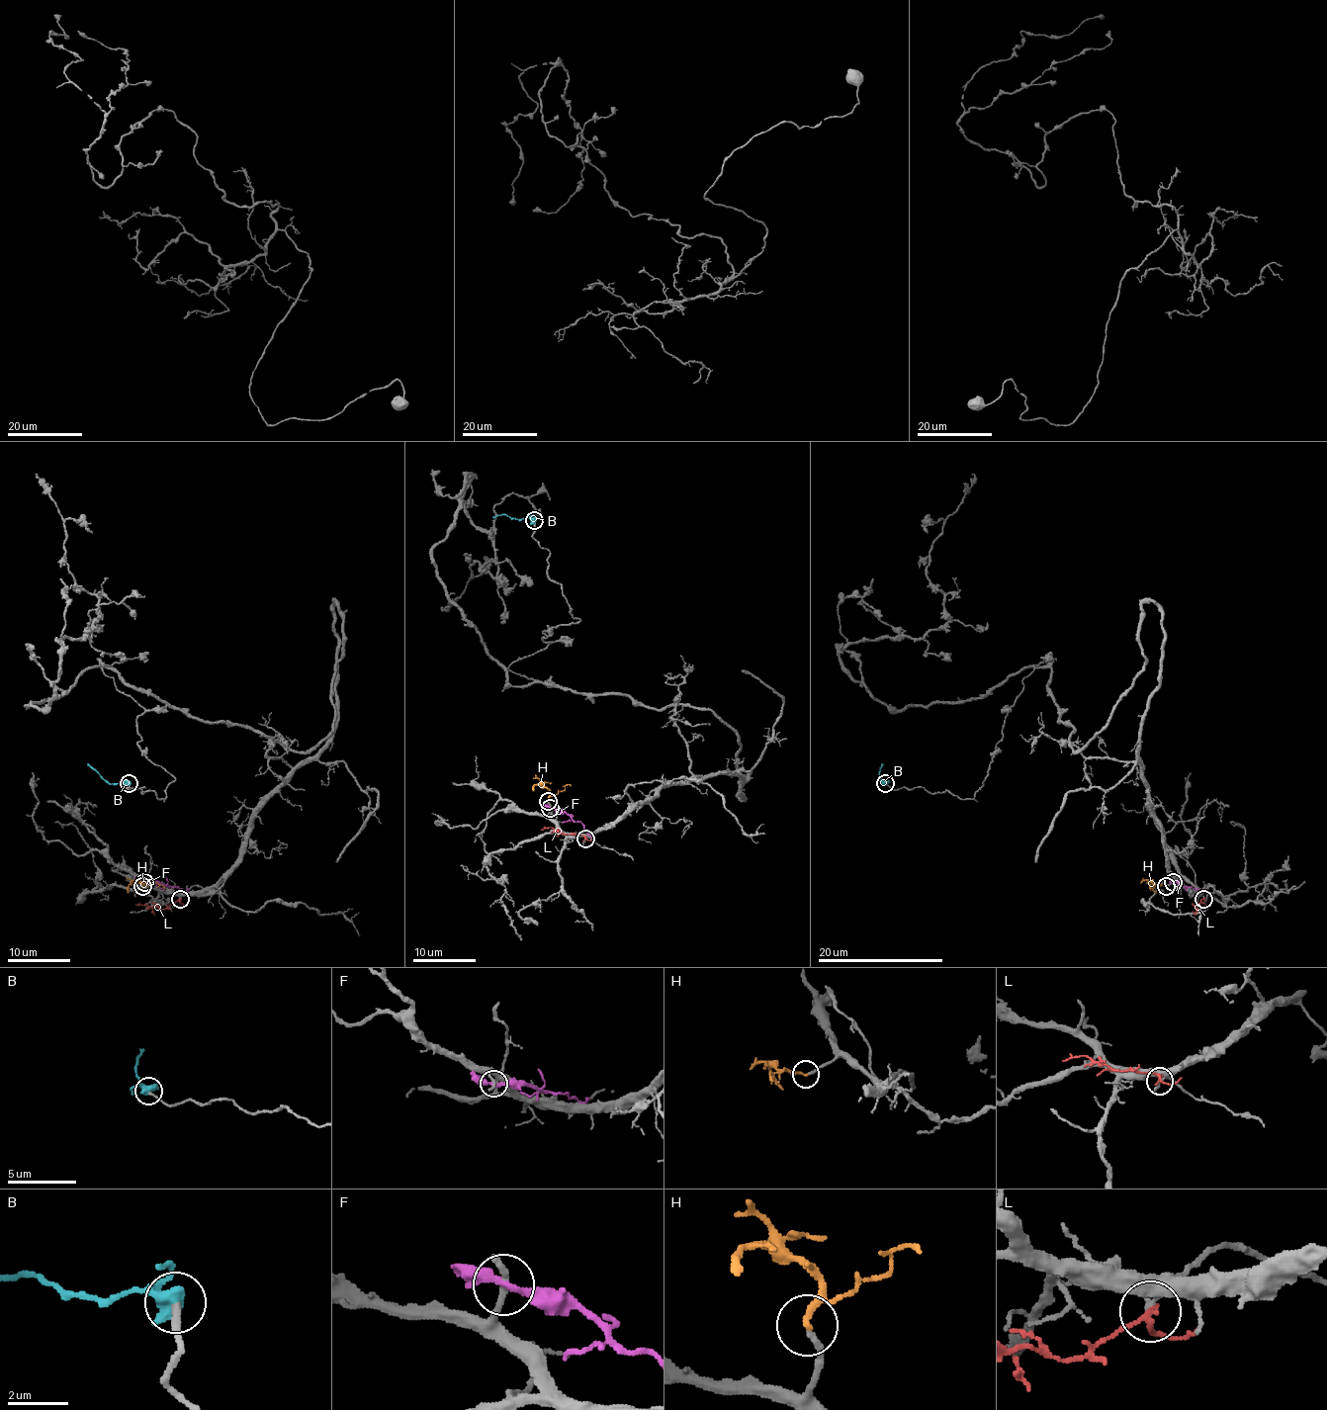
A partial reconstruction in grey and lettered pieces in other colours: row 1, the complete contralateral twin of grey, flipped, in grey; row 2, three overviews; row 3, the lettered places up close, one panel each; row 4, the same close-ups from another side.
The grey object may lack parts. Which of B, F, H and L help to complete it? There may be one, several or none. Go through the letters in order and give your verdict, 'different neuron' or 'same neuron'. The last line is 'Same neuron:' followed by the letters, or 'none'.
B: same neuron
F: different neuron
H: same neuron
L: different neuron
Same neuron: B, H

